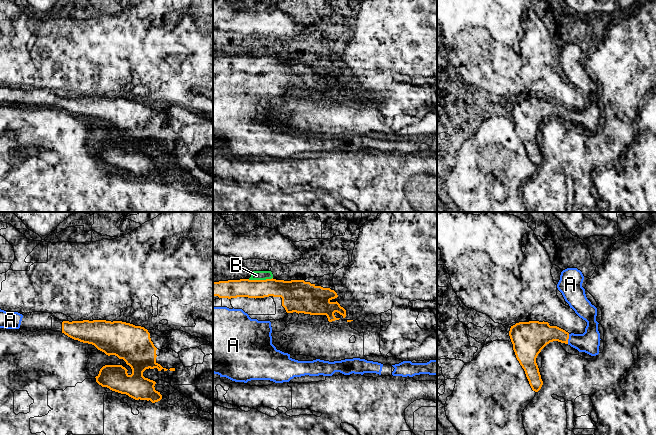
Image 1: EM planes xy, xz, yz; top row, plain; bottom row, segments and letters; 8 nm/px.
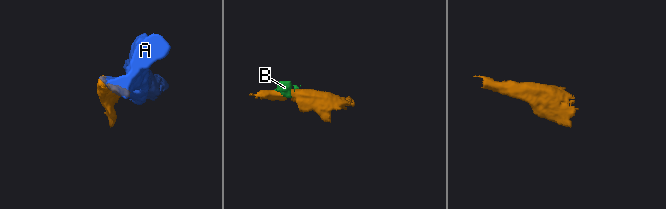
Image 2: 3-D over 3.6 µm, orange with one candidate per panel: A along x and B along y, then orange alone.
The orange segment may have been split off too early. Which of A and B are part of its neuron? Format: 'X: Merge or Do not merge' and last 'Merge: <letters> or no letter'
A: Merge
B: Do not merge
Merge: A

